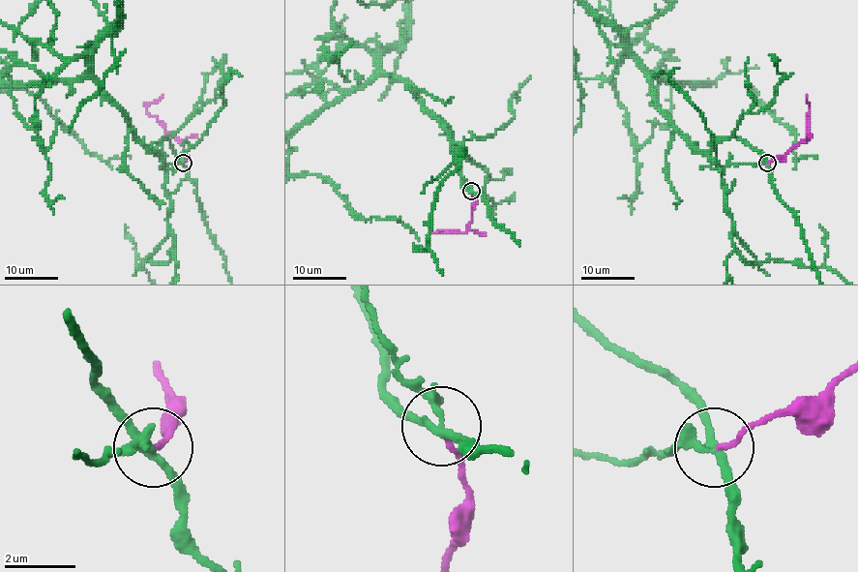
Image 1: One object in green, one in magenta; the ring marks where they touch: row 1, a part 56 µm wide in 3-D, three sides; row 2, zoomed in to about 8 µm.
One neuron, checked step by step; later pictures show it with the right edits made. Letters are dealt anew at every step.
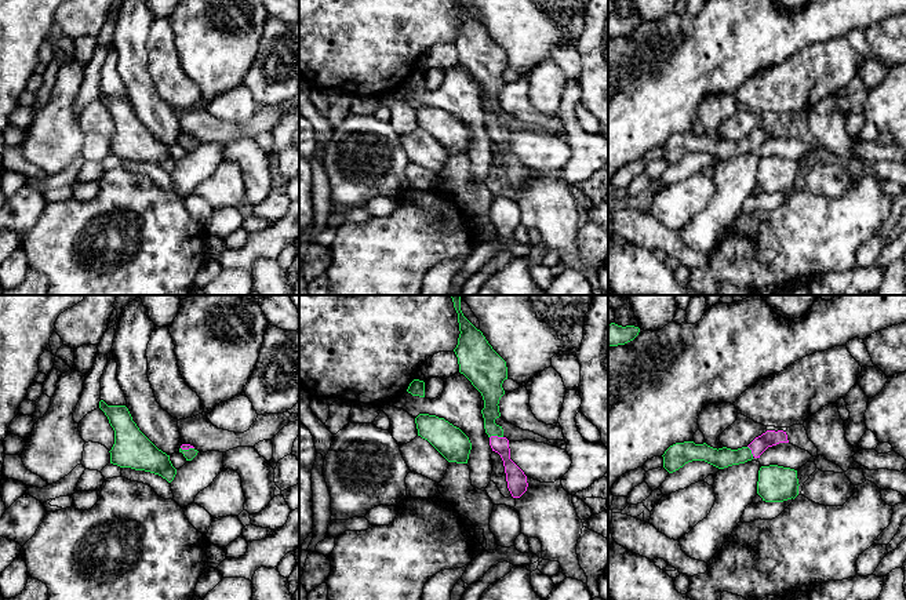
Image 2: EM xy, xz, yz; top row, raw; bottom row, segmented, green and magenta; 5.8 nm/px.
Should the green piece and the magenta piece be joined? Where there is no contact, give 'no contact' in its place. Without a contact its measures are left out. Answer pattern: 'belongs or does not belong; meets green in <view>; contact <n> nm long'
belongs; meets green in xz; contact 80 nm long

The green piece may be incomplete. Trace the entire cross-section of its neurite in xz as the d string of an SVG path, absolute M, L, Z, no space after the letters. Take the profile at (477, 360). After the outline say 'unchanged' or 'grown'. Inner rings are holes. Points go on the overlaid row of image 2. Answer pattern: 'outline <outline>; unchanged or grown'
outline M450 295L458 313L459 338L454 349L459 372L481 393L484 408L484 429L490 437L492 451L503 461L507 488L513 498L520 498L528 487L527 476L510 459L509 440L503 436L502 426L495 423L501 417L499 400L505 394L502 383L507 379L506 361L492 349L485 337L477 330L461 310L461 295Z; grown

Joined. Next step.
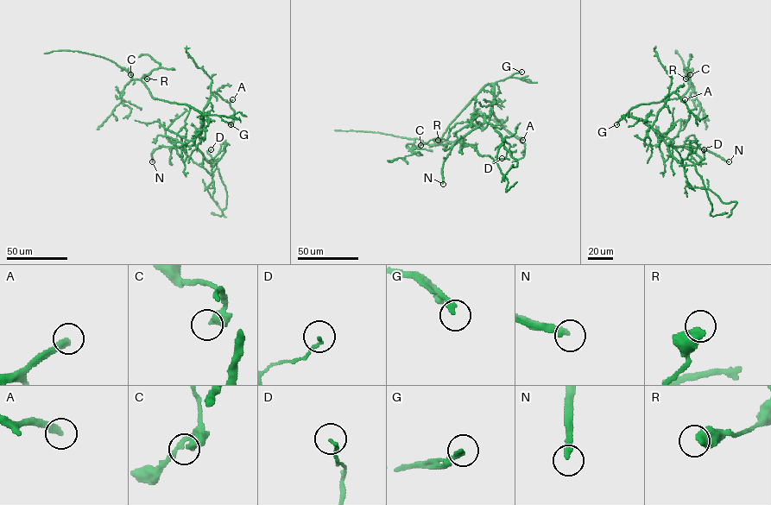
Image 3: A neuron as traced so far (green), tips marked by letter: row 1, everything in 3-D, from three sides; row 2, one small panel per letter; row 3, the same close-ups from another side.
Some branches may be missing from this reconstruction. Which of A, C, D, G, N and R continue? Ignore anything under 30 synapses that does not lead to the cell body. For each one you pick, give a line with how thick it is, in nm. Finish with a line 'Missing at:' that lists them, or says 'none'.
A: 360 nm
G: 220 nm
N: 240 nm
Missing at: A, G, N

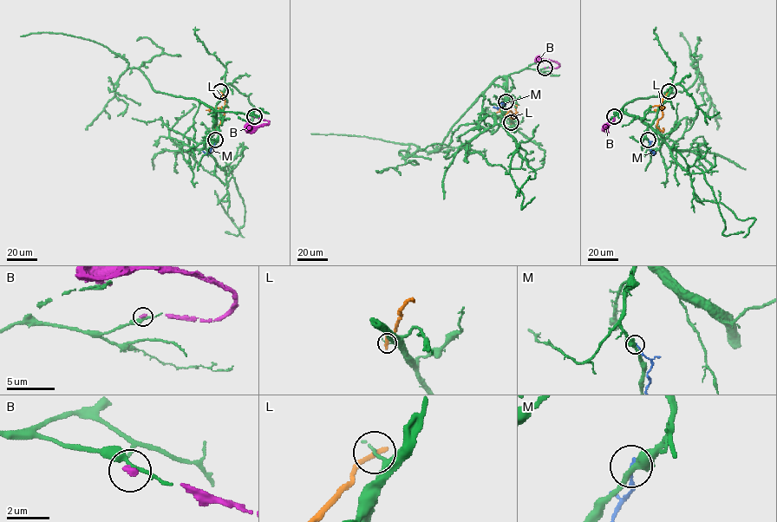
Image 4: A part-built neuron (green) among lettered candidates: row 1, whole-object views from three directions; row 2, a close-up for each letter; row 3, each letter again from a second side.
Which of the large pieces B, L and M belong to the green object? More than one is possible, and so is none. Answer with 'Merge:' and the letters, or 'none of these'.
Merge: none of these

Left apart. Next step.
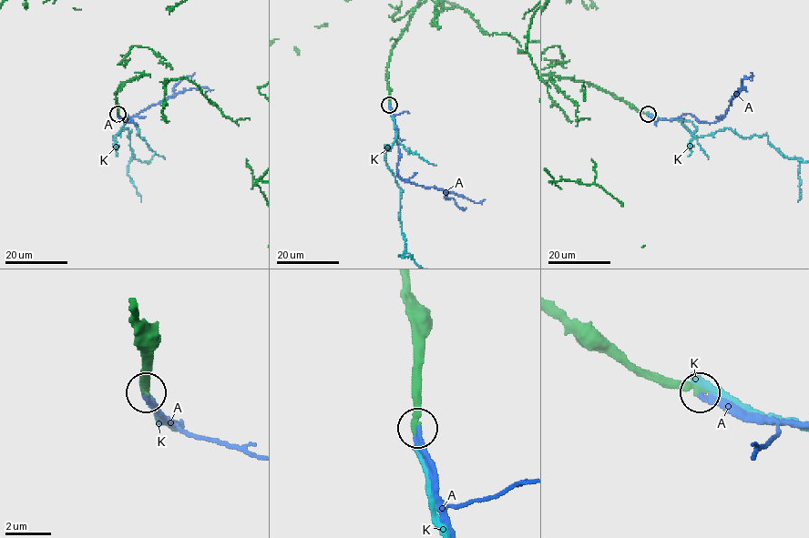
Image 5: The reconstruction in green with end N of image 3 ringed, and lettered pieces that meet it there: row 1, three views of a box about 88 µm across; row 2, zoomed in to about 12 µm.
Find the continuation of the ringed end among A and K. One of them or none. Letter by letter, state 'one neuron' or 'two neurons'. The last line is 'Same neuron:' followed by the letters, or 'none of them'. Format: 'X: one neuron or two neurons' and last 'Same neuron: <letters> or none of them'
A: one neuron
K: two neurons
Same neuron: A

